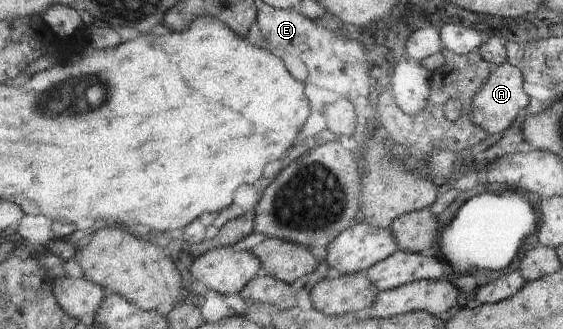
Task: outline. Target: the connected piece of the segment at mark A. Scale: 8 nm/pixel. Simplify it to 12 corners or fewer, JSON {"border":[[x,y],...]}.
{"border":[[494,66],[469,102],[469,121],[501,133],[528,104],[521,72]]}

